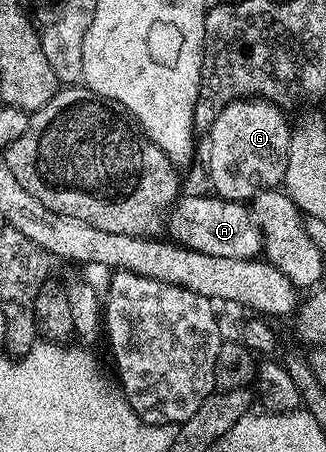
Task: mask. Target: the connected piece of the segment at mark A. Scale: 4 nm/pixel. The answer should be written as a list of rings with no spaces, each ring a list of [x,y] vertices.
[[[187,194],[176,201],[171,207],[165,226],[170,237],[178,245],[188,246],[190,250],[205,252],[205,256],[221,256],[233,260],[259,258],[263,250],[263,231],[255,215],[242,202],[228,202],[218,196],[206,198],[203,194]]]

